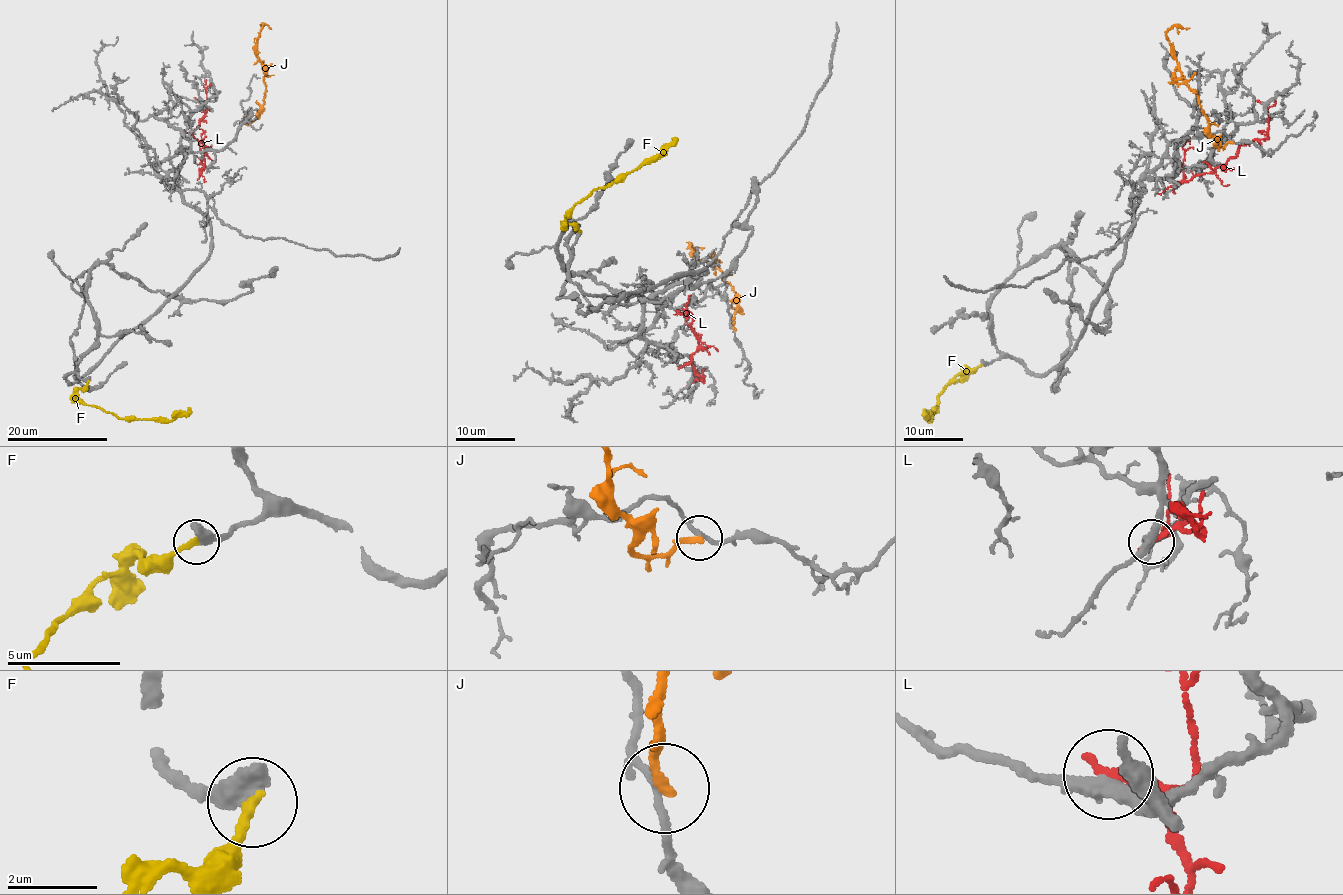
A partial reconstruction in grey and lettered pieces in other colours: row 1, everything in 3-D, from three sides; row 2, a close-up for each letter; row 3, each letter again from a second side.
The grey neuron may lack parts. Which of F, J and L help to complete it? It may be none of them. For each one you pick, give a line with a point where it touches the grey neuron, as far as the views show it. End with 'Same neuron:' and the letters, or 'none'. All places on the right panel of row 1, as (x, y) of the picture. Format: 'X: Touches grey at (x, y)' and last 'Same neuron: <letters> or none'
F: Touches grey at (982, 365)
Same neuron: F

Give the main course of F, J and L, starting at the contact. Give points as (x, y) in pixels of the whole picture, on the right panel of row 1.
F: (983, 365), (967, 368), (943, 388), (931, 420), (924, 409)
J: (1231, 141), (1217, 146), (1214, 143), (1197, 93), (1182, 78), (1165, 32), (1174, 25), (1189, 28)
L: (1269, 117), (1268, 137), (1244, 144), (1226, 164), (1186, 180), (1182, 167), (1182, 146), (1189, 137)

